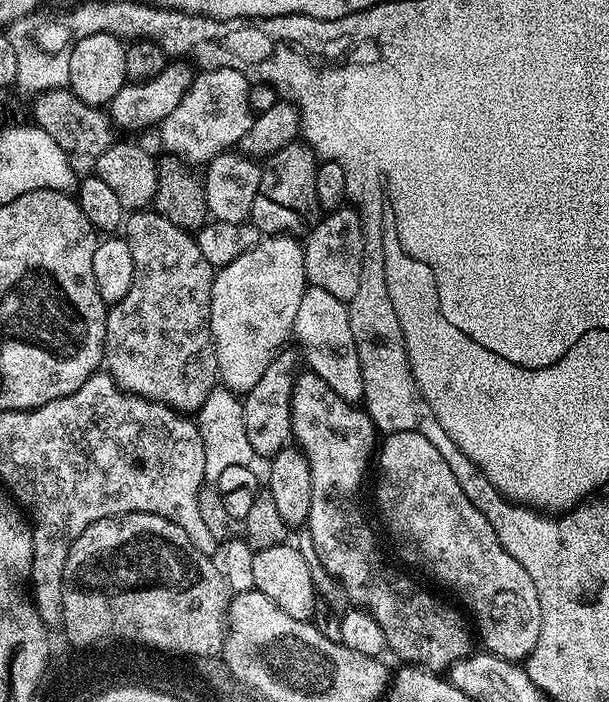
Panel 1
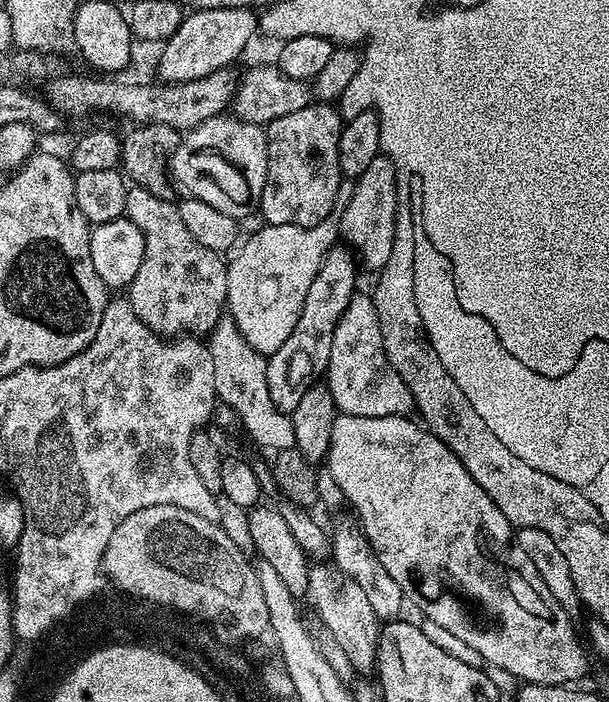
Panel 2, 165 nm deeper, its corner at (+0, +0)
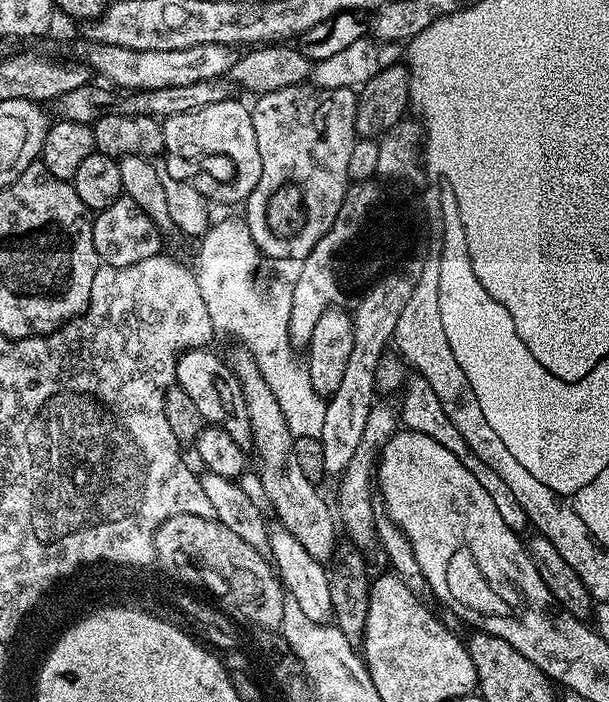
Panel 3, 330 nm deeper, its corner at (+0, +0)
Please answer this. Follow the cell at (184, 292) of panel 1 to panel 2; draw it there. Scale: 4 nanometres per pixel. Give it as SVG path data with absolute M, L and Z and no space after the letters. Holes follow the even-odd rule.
M129 187L124 216L134 222L134 226L138 226L138 230L142 230L144 235L142 266L138 266L138 274L134 274L126 289L126 299L130 302L134 314L138 314L140 321L150 326L150 330L168 338L177 334L212 333L217 322L225 315L227 305L227 267L221 253L212 252L194 242L194 238L190 238L190 230L182 226L179 207L172 200L163 200L150 194L150 190Z

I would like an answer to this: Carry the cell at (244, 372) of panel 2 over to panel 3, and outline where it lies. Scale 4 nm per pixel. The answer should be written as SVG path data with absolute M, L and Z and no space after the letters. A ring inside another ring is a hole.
M243 215L240 216L228 216L225 220L220 220L211 225L208 231L204 233L203 236L199 237L198 244L200 244L200 249L196 252L196 264L194 263L194 271L196 274L196 281L198 282L198 290L202 290L202 298L206 301L206 310L210 310L210 322L212 323L213 329L217 333L229 332L232 336L241 336L242 339L248 340L251 338L255 332L268 332L272 328L272 336L276 341L273 342L272 348L273 352L268 352L263 357L259 357L258 363L260 366L260 373L262 378L266 378L266 386L270 386L270 390L274 390L274 398L277 399L278 407L282 412L282 418L286 420L286 426L290 430L290 434L294 438L314 438L315 440L320 439L322 434L322 425L324 419L326 418L326 406L328 405L327 399L320 396L314 386L310 386L310 374L308 373L308 365L303 359L300 360L296 357L297 349L294 347L292 339L288 337L288 323L290 322L290 302L292 301L292 290L287 283L283 284L282 281L276 280L272 285L269 286L268 292L263 292L262 289L256 285L256 280L252 277L252 267L256 264L256 256L258 257L258 249L254 241L252 241L252 235L250 234L250 226L248 225L247 219Z

